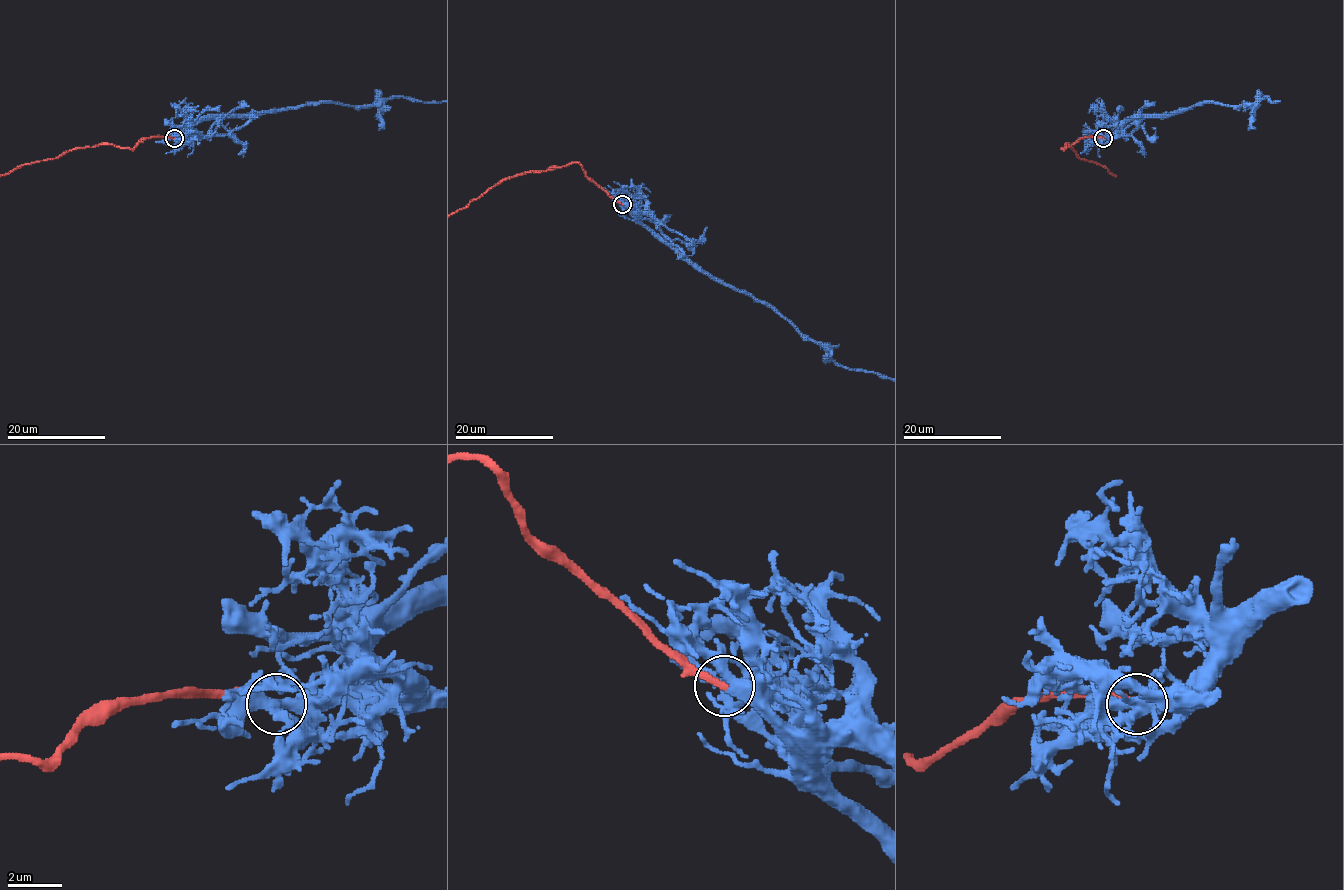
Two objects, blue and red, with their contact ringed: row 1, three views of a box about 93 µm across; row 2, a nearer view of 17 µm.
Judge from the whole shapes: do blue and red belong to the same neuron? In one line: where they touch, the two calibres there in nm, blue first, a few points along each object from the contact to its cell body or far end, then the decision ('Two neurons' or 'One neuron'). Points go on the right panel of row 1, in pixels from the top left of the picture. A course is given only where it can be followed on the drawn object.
Place: (1103, 138). Thickness 440 nm (blue) against 260 nm. One neuron

